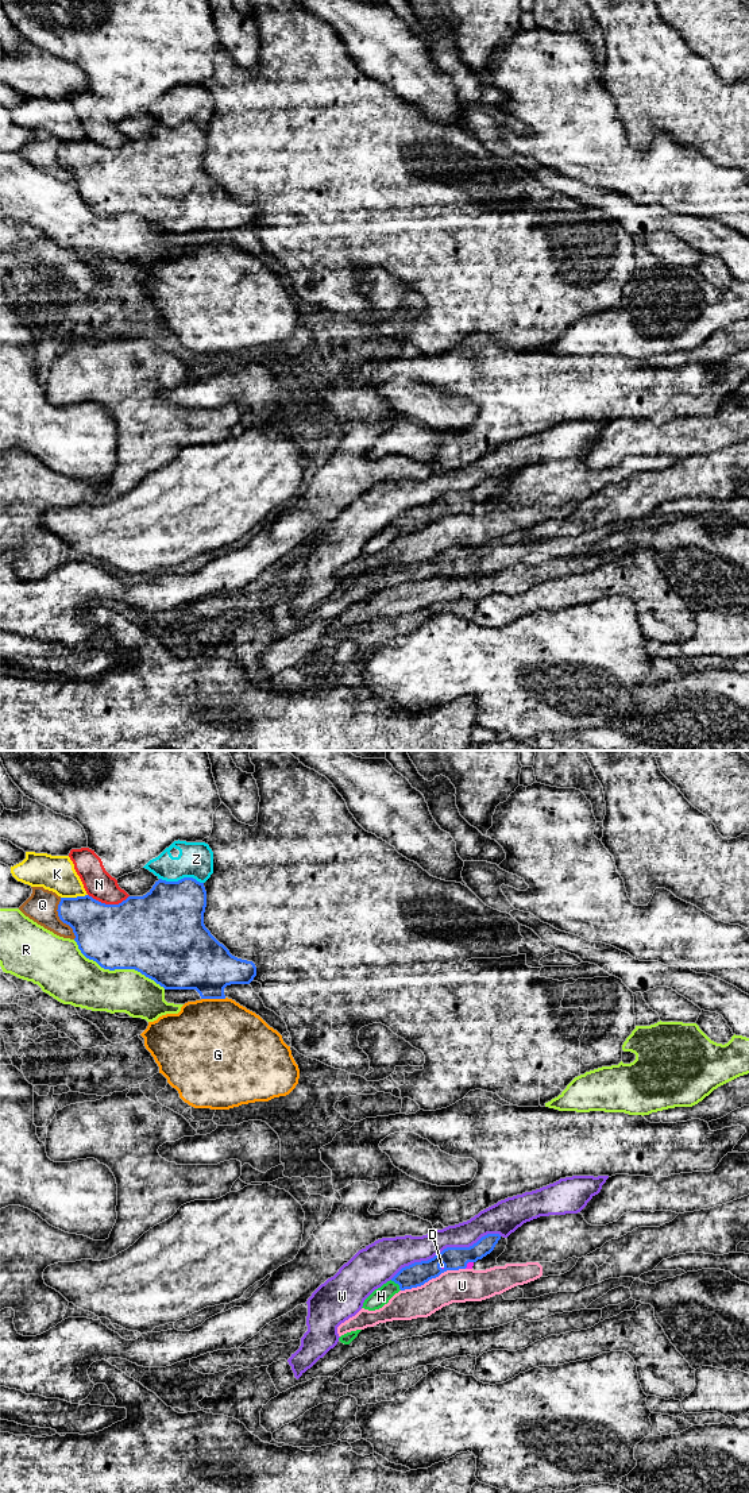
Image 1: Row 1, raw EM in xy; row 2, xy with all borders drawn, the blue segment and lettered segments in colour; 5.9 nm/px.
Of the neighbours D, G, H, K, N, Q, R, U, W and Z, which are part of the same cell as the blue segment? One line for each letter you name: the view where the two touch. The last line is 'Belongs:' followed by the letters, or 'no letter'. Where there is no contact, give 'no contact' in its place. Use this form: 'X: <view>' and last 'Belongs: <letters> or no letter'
D: xy
H: xy
Belongs: D, H

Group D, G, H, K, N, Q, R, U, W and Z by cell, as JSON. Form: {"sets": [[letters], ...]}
{"sets": [["D", "H"], ["G"], ["K"], ["N"], ["Q"], ["R"], ["U"], ["W"], ["Z"]]}

